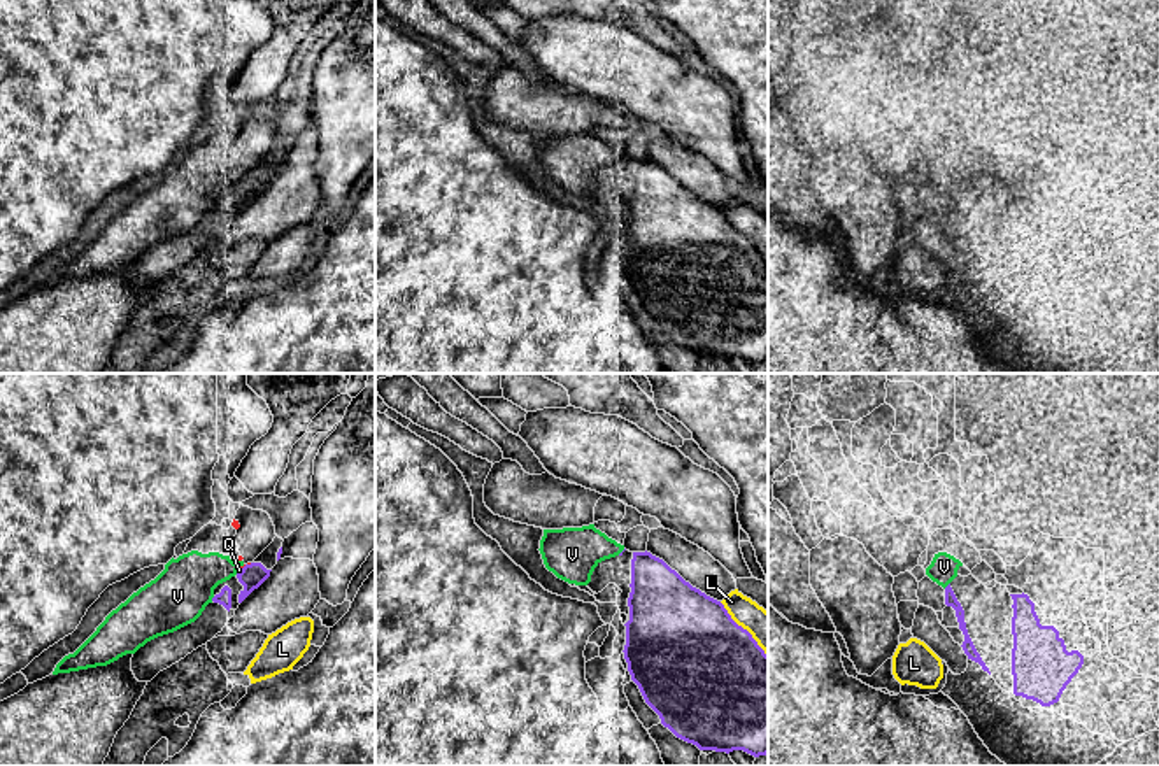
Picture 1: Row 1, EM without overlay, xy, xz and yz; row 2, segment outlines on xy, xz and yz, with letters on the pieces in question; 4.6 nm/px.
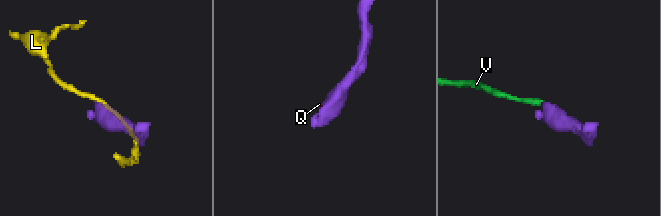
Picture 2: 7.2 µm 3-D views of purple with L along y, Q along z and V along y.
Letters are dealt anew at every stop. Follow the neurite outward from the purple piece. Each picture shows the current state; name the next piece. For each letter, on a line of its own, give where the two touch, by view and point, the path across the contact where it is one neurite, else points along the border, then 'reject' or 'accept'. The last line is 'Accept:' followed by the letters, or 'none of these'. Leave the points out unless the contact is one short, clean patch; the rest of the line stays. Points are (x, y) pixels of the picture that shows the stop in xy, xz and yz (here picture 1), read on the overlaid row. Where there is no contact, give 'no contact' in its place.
L: xz (742, 628) | reject
Q: xy (244, 567) | reject
V: yz (947, 586) | reject
Accept: none of these

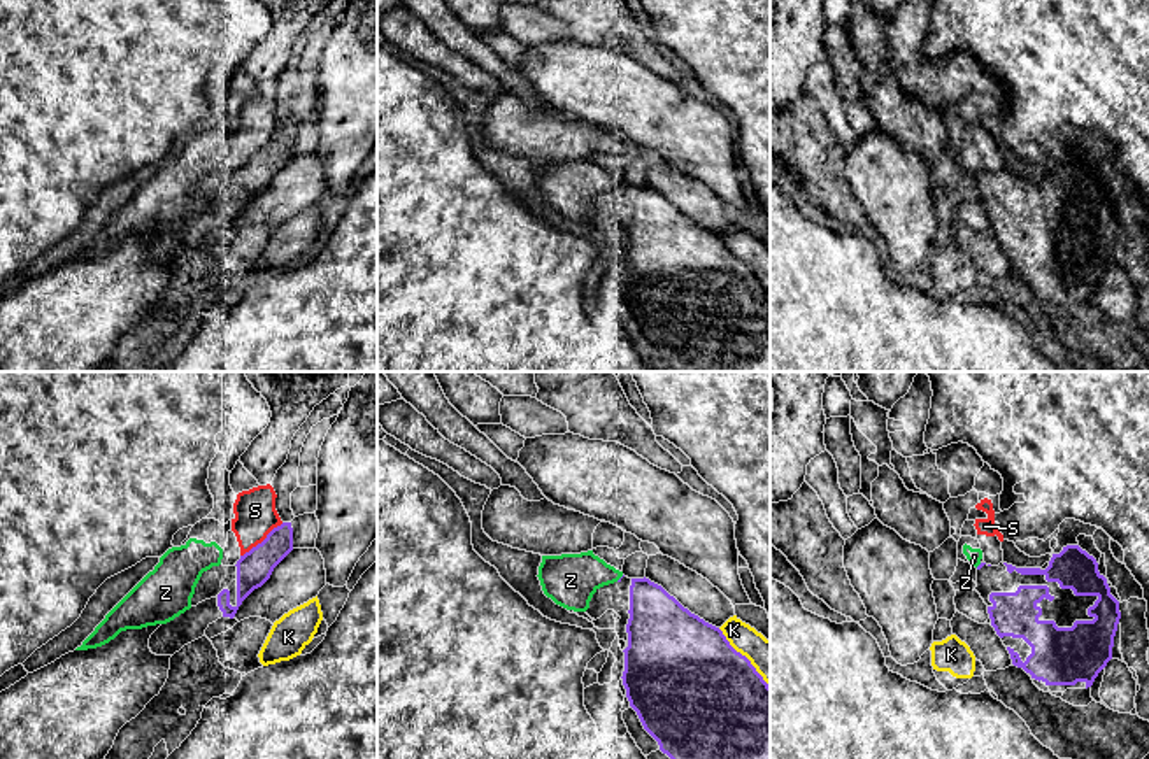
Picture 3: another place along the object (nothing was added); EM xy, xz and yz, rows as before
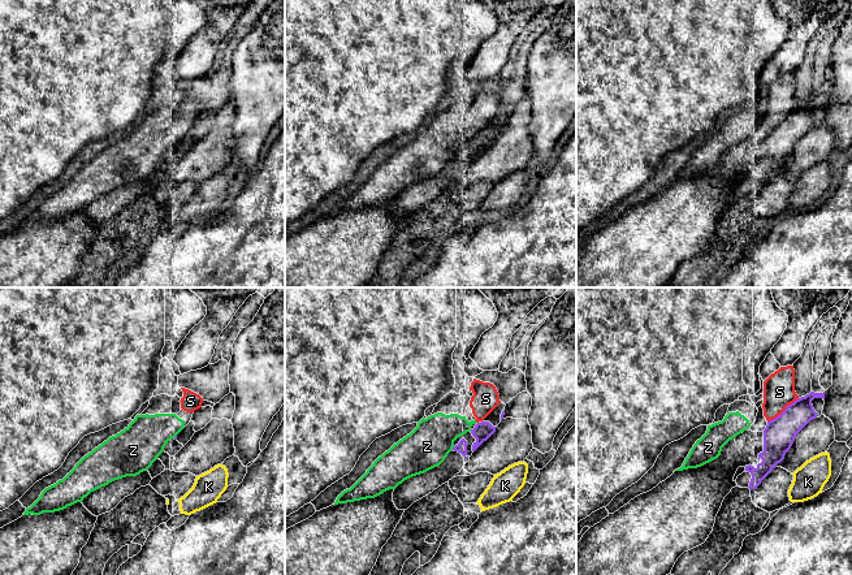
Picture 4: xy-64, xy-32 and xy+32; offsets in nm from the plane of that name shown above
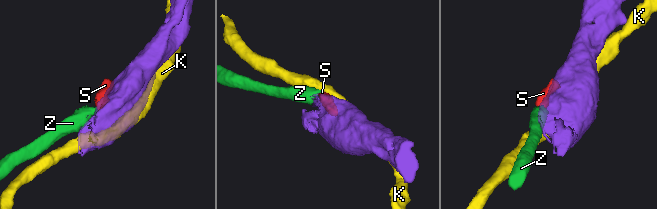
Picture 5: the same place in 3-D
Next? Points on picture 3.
K: xz (746, 658) | reject
S: xy (264, 540) | along xy (283, 523), (241, 556) | reject
Z: xz (621, 577) | reject
Accept: none of these

